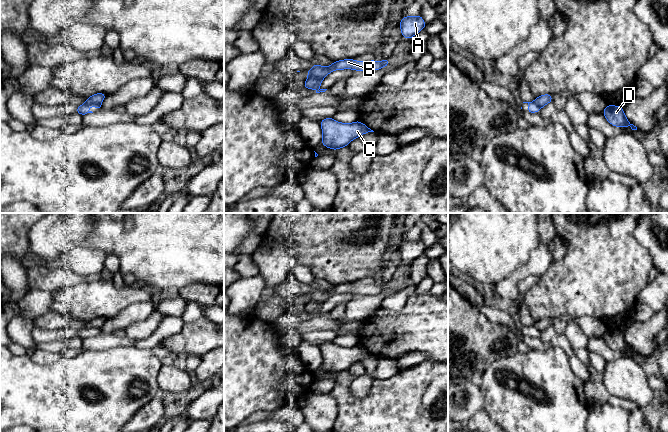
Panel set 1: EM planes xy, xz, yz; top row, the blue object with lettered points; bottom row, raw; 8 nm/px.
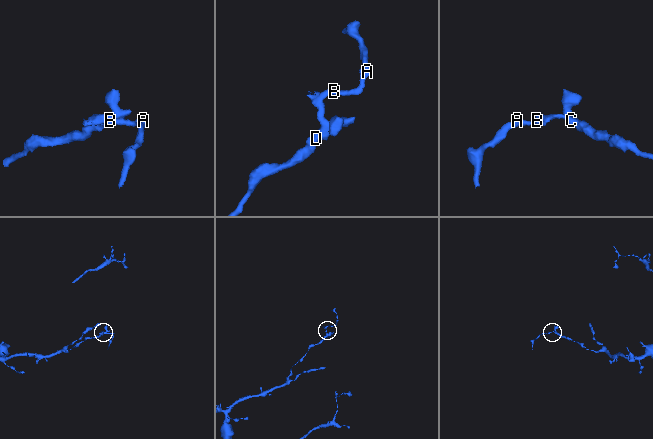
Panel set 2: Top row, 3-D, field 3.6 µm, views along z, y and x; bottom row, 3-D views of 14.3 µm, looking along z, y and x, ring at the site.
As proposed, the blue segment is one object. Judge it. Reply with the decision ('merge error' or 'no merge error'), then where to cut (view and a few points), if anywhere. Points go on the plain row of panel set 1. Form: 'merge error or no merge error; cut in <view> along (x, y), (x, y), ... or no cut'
merge error; cut in xy along (85, 326), (100, 327)

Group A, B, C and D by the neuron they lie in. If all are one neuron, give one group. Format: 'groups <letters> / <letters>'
groups A B / C D

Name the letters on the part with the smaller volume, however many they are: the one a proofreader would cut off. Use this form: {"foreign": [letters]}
{"foreign": ["A", "B"]}

